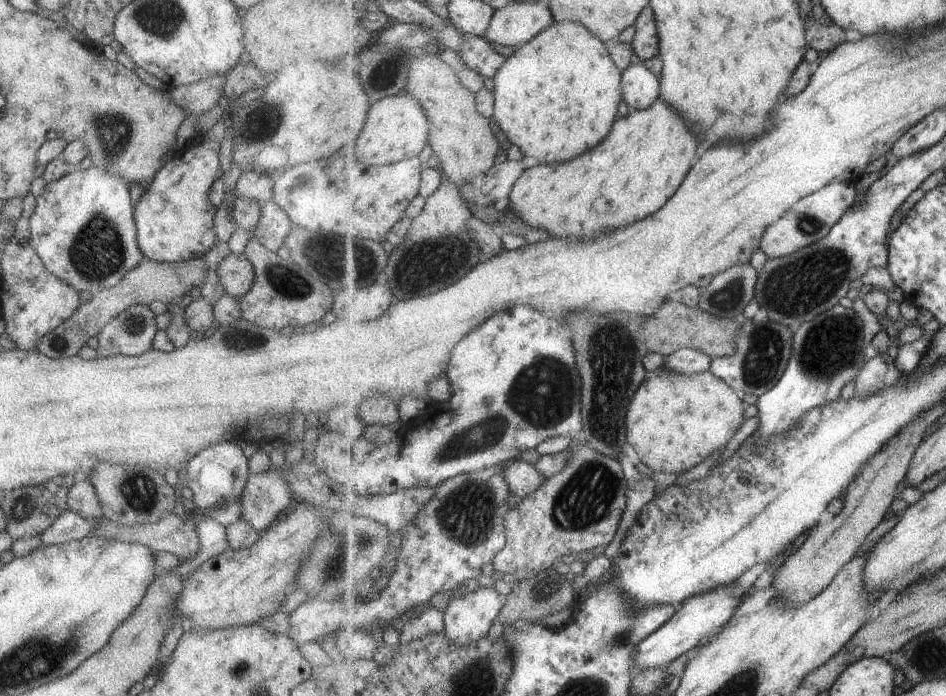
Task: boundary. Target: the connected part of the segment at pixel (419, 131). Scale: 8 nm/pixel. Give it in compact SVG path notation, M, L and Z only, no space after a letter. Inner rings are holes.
M408 92L382 98L371 108L371 112L368 112L368 118L355 148L346 147L341 151L341 156L355 156L367 166L383 166L415 158L428 144L431 122L423 104L417 98L409 96Z

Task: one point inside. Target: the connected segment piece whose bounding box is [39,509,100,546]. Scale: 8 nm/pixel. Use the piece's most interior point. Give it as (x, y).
(68, 526)

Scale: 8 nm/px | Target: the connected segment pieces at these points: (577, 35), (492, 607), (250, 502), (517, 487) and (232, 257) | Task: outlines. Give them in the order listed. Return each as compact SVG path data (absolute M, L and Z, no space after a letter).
M555 22L542 30L512 55L494 76L495 114L506 138L514 143L524 157L537 158L543 164L562 164L585 150L597 146L613 128L619 114L619 102L624 101L622 72L615 64L605 41L578 22Z
M480 587L453 599L444 612L444 633L453 645L470 646L485 638L503 605L495 588Z
M269 468L261 474L251 474L247 476L245 488L243 488L241 501L241 514L239 519L245 520L255 528L255 530L262 532L268 529L276 520L280 519L294 504L289 486L285 476L279 472L279 469Z
M514 460L506 464L503 470L503 478L514 495L515 501L522 500L535 490L539 490L548 478L535 468L535 464L525 463L521 460Z
M229 251L214 267L225 294L239 299L251 288L254 270L243 253Z

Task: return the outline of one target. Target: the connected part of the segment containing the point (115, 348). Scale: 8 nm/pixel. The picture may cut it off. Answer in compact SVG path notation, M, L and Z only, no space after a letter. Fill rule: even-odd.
M147 305L130 306L101 327L96 356L139 356L151 349L157 332L155 316Z

